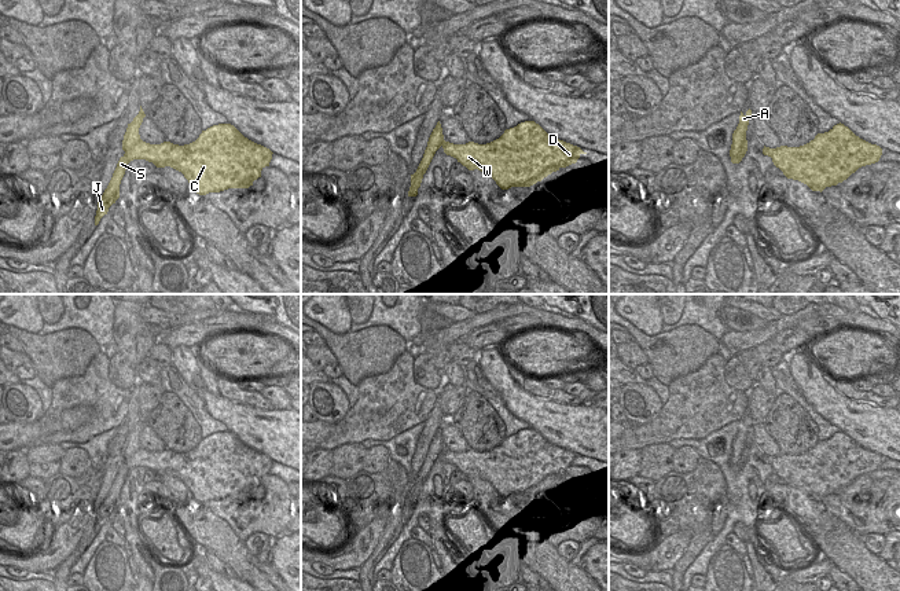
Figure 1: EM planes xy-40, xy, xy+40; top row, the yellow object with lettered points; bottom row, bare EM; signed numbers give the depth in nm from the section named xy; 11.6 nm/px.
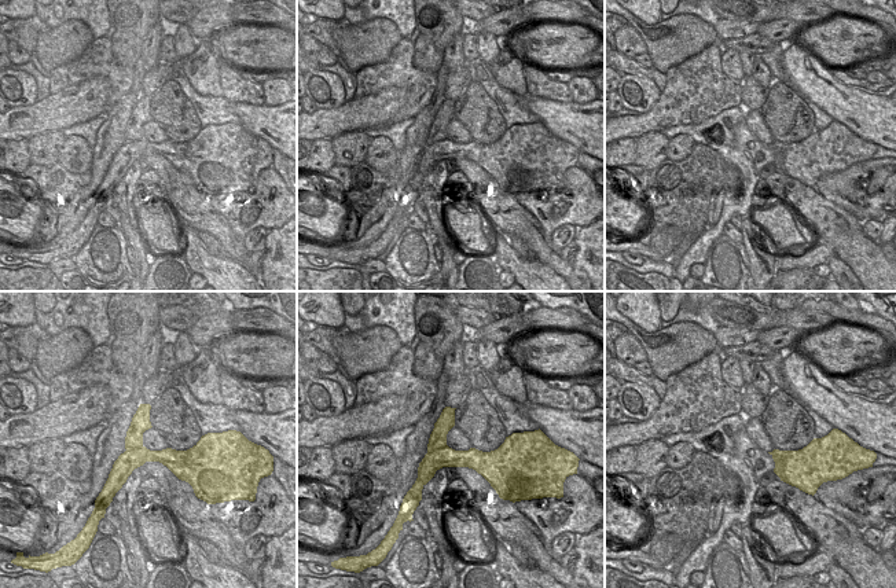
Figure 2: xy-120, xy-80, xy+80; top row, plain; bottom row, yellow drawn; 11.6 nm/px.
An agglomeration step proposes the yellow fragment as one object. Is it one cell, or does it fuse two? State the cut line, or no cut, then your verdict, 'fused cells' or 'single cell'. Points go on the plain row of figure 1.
cut xy-40 (140, 447), (125, 461); fused cells

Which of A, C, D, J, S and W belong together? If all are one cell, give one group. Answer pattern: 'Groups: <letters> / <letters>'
Groups: A / C D J S W

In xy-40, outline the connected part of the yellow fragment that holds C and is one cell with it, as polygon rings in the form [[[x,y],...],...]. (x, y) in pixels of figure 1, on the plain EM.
[[[218,432],[202,438],[199,445],[184,454],[164,449],[161,452],[150,452],[140,448],[132,458],[126,459],[118,469],[113,485],[98,509],[95,533],[107,522],[109,515],[120,506],[120,492],[133,467],[146,467],[157,476],[170,474],[184,482],[191,496],[199,502],[220,500],[228,496],[249,496],[253,489],[261,485],[261,478],[269,474],[272,459],[245,445],[234,433]]]

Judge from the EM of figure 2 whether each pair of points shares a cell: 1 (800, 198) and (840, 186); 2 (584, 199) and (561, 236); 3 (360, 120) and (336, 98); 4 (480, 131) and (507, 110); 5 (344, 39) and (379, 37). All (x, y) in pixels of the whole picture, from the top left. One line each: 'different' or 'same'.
1: different
2: different
3: different
4: different
5: same

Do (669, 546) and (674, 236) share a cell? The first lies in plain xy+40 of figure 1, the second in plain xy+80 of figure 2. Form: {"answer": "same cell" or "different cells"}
{"answer": "different cells"}

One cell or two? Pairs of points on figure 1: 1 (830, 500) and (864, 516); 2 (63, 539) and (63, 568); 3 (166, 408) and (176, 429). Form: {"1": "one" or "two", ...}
{"1": "one", "2": "two", "3": "one"}

